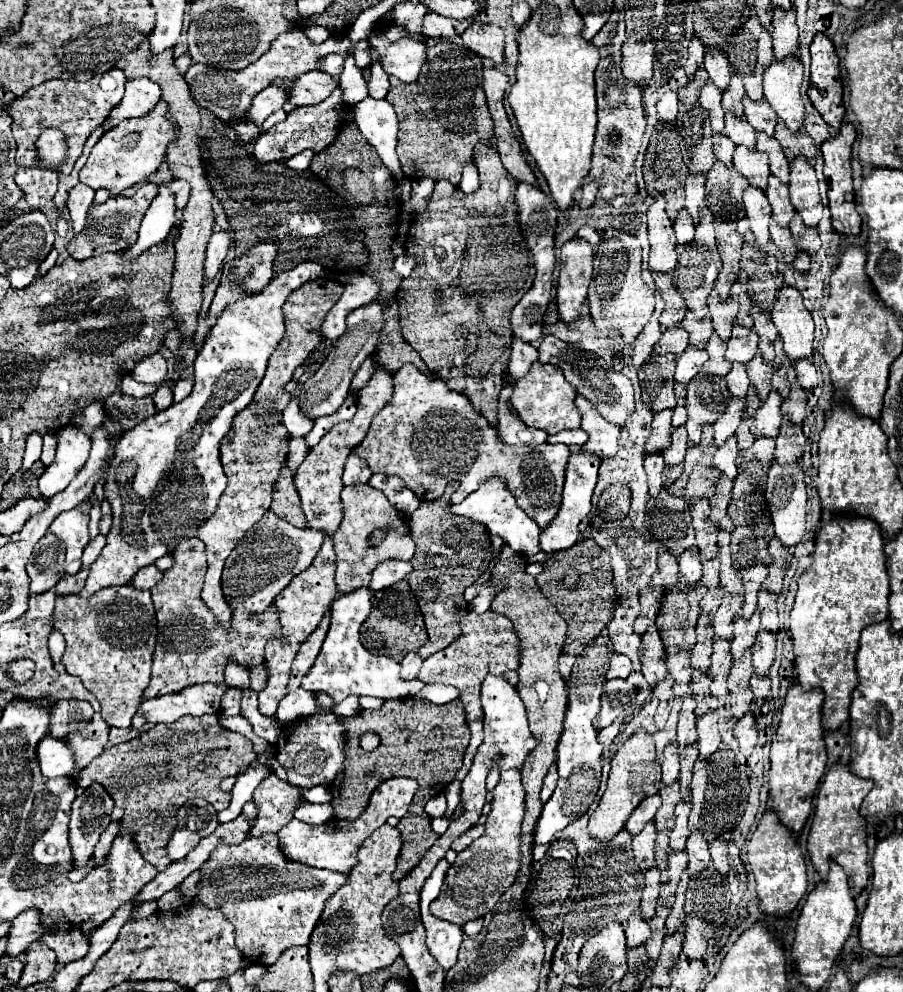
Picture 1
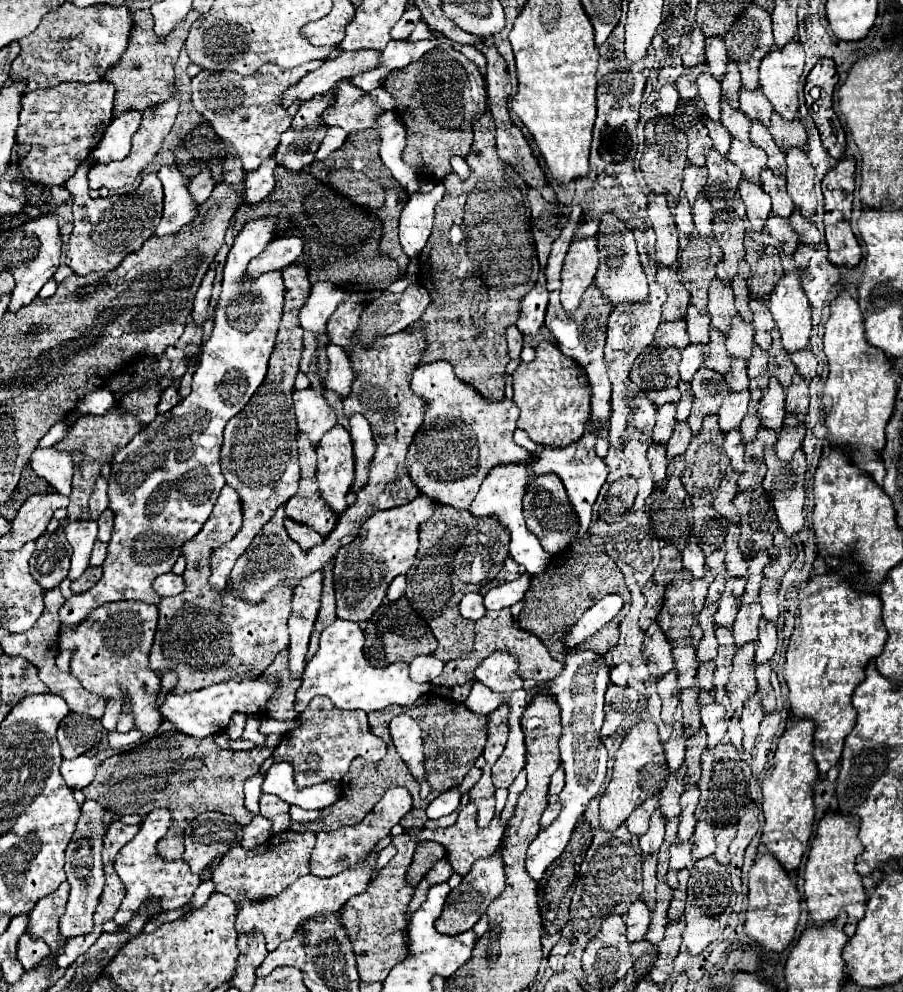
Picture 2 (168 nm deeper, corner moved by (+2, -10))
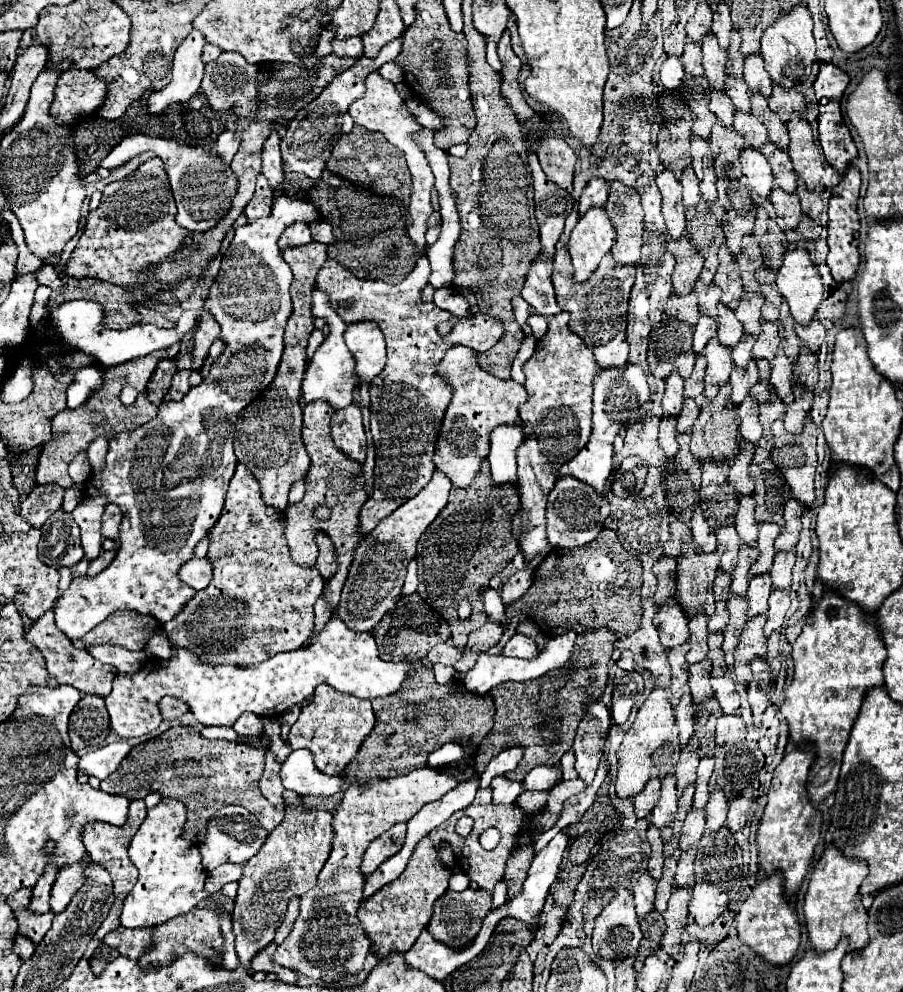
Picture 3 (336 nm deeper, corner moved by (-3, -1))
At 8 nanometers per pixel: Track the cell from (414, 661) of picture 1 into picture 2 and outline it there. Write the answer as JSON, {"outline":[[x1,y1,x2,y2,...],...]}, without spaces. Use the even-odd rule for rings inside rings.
{"outline":[[418,656,410,662,410,678,414,682,432,682,436,676,440,676,444,668,444,662,436,660,434,656]]}

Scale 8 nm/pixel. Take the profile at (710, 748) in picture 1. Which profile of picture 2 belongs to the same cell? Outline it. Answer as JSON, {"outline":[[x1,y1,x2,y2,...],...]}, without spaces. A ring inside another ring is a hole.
{"outline":[[704,706,700,716,702,716,702,726,706,730,706,736,708,736,708,748,714,748,726,734,726,722,724,722,726,710,724,706]]}

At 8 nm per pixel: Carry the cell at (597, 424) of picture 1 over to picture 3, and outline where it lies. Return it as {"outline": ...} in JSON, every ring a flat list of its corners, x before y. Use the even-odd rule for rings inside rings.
{"outline":[[573,209,571,215,567,217,565,231,557,243,557,251,553,257,553,285,557,293,557,303,563,311,571,313,571,331,577,333,591,347,599,367,609,367,617,371,627,363,627,353,629,353,625,329,627,329,629,293,635,283,635,265,621,265,621,263,615,263,611,255,605,255,603,263,587,281,575,283,573,265,567,251,567,241,577,221,579,221,579,211]]}

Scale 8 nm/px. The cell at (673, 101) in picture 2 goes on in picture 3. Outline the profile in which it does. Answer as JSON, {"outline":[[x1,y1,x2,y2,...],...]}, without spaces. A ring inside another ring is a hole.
{"outline":[[673,55,661,67,661,83,667,89,675,89,681,85,681,79,683,79,683,65,681,59]]}

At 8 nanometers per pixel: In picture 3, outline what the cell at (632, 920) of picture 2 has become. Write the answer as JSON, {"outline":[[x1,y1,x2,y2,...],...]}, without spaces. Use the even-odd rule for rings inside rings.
{"outline":[[645,873,639,877,637,887,633,891,635,895,635,909,637,909,637,917,645,917,651,909,653,909,653,899,655,899,655,879]]}

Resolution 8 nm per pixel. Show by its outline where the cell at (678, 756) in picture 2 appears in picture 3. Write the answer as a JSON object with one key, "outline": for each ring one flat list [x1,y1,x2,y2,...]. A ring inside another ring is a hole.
{"outline":[[683,693,679,703,675,705,675,717,677,717,677,727,679,727,679,739,683,745,687,745,687,741,691,739,691,735,695,733,695,707,691,701,691,693]]}

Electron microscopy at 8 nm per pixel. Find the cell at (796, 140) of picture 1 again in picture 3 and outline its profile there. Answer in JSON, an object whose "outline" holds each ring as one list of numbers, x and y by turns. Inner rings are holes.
{"outline":[[775,85,773,95,769,101,769,109,777,113,783,121,789,119,791,113,803,113,805,111,805,99,799,91,783,91,783,87]]}

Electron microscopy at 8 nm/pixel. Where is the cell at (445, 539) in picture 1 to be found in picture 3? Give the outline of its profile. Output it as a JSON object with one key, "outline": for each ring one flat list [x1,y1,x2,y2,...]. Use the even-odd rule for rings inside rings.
{"outline":[[489,461,481,463,479,475,465,489,453,487,447,507,427,527,419,539,415,561,419,563,419,597,425,599,439,615,457,615,463,599,471,599,473,615,465,621,451,619,451,643,465,649,471,631,487,621,479,591,489,587,495,573,501,573,507,563,519,553,519,545,511,535,511,517,519,507,519,493,515,487,491,483]]}

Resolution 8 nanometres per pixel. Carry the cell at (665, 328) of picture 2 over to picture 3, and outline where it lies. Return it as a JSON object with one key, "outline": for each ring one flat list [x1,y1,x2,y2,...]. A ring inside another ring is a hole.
{"outline":[[671,287,671,297,665,305,665,313,671,317,677,317,689,325,695,325,699,319,699,311,697,311,697,299,693,293,689,293,687,297,677,297,673,287]]}

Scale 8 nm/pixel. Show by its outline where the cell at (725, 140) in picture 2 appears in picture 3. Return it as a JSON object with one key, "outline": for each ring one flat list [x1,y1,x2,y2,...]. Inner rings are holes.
{"outline":[[711,91,711,111,717,115,717,119,725,125,725,127,731,127,733,125,733,113,735,113,735,107,729,99,727,93,723,91]]}

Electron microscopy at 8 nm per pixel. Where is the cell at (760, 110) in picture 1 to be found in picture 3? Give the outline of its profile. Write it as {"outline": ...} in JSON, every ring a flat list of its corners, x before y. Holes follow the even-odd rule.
{"outline":[[759,53,749,55,749,57,745,59,745,71,743,71,743,79,745,79,745,83,749,85,749,91,761,93,763,97,771,97,773,83,771,83,771,77,767,75,767,71,765,71,763,57,761,57]]}

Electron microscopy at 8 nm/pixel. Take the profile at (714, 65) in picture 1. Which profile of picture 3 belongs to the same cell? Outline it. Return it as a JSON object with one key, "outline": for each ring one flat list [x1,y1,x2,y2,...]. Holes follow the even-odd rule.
{"outline":[[719,1,715,13,713,13,713,25,711,25,713,35,719,41,721,49,729,47,729,33,731,33,731,17,729,17,729,5,725,1]]}

